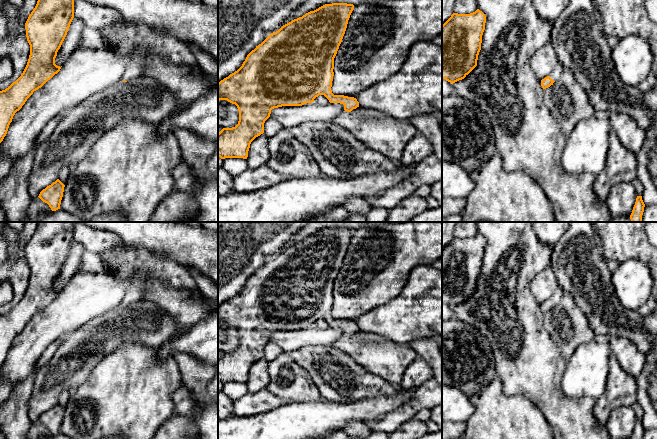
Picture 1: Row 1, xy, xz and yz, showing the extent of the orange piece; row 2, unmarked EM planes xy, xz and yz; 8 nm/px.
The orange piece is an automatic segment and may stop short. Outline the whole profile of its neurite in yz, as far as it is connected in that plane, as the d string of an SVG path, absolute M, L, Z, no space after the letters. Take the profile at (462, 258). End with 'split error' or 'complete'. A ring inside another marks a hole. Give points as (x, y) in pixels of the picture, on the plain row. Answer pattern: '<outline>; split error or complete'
M477 233L470 238L453 237L442 249L442 303L453 308L464 303L477 290L485 247L485 238Z; complete

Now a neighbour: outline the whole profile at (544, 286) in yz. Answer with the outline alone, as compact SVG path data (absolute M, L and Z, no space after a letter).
M550 265L536 276L531 286L531 292L535 300L542 304L555 294L558 286L554 271Z

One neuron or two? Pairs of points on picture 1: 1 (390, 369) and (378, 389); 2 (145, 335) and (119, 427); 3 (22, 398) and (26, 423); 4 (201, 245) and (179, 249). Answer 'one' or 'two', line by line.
1: two
2: two
3: one
4: one

